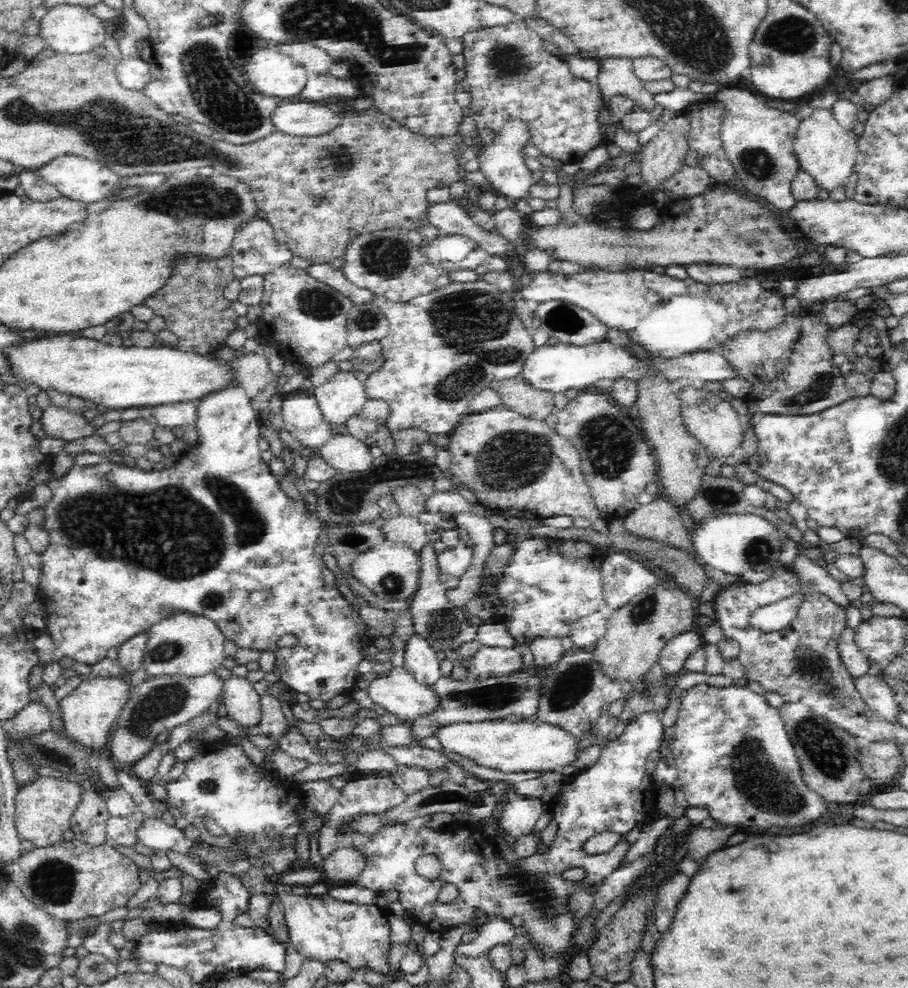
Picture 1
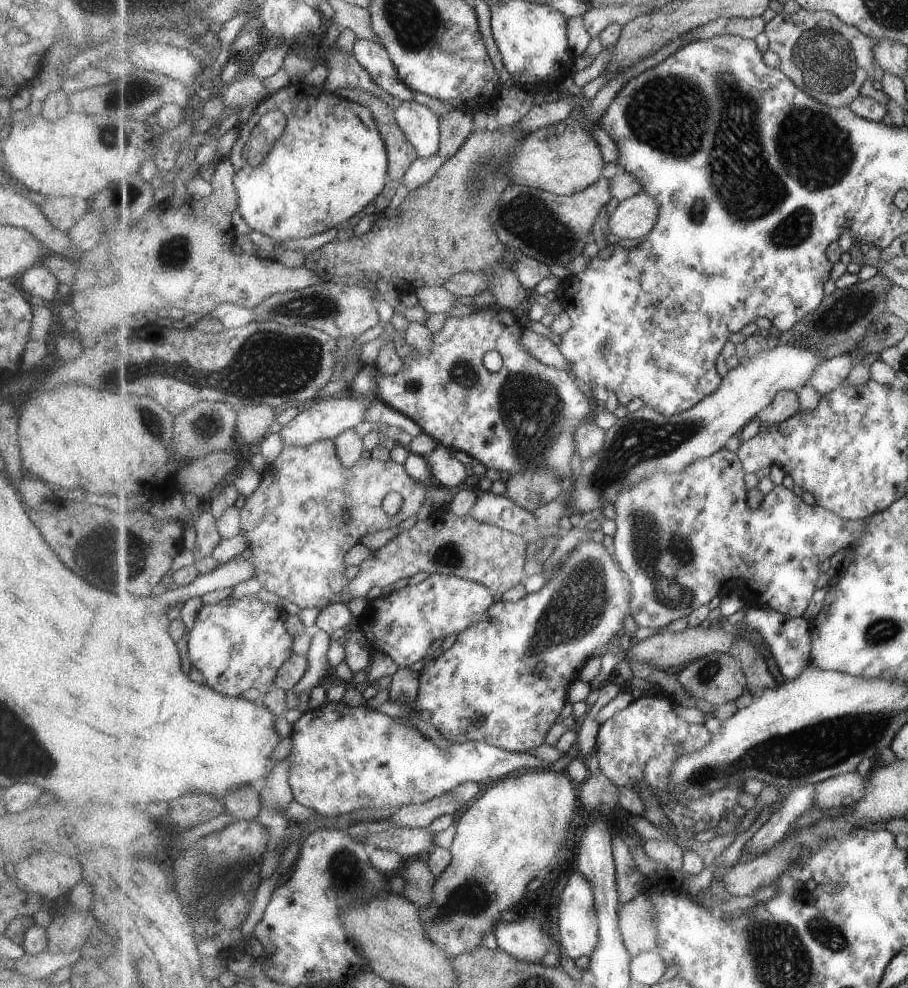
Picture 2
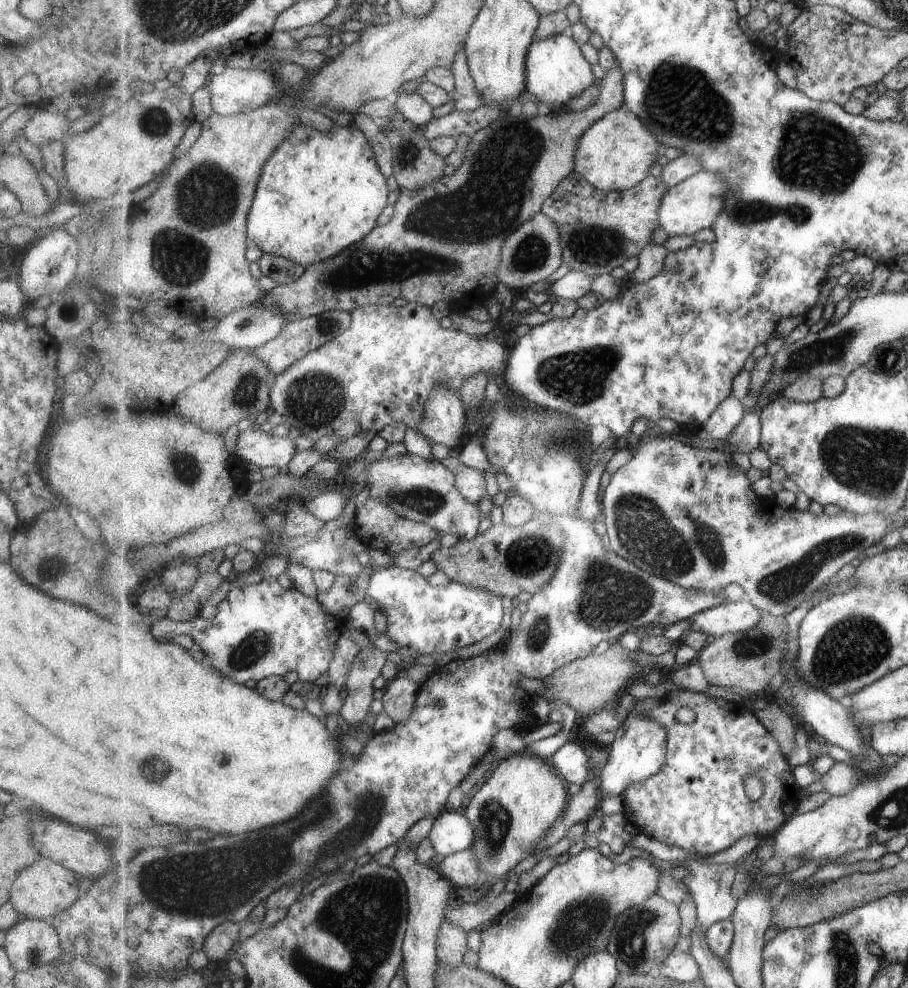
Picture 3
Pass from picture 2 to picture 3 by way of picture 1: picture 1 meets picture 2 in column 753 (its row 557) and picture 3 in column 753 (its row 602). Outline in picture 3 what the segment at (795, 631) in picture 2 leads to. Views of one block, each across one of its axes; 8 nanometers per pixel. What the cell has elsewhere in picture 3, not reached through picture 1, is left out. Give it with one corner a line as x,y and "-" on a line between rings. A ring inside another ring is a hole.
742,598
739,601
722,602
691,620
690,631
705,632
711,639
719,639
725,634
750,633
757,624
761,624
763,610

